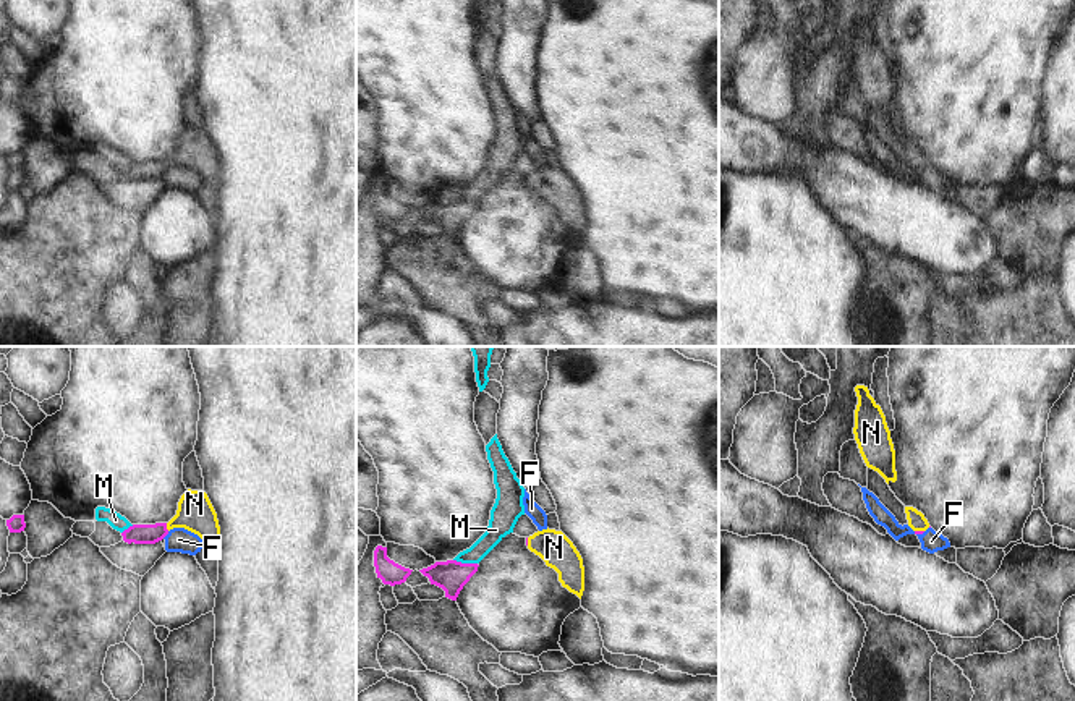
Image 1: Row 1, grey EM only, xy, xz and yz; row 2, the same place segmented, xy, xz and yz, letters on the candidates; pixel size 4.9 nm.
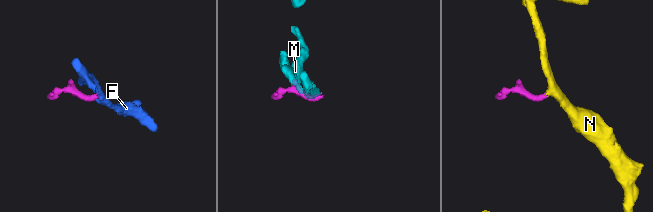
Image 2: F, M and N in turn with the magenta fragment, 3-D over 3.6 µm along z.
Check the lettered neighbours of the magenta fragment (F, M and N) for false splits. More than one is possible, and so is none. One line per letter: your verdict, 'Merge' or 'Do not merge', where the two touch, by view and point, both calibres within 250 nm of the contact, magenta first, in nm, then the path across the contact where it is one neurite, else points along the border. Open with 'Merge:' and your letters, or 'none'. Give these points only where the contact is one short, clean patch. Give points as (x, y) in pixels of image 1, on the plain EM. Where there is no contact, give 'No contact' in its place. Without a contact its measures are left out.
Merge: N
F: Do not merge. Touches magenta at xy (165, 172). Thickness 100 nm (magenta) against 130 nm. Boundary: xy (169, 169), (162, 175)
M: Do not merge. Touches magenta at xz (465, 201). Thickness 150 nm (magenta) against 110 nm. Boundary: xz (454, 196), (463, 201), (476, 201)
N: Merge. Touches magenta at xy (165, 164). Thickness 100 nm (magenta) against 180 nm. Path across: xy (138, 170), (156, 170), (165, 164), (195, 149).

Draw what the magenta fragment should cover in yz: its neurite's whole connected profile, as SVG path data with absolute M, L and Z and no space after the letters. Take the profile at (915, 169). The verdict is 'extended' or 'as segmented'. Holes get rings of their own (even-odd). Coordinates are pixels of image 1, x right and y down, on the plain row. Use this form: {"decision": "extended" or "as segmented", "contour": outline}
{"decision": "extended", "contour": "M905 144L905 151L907 151L908 164L915 168L915 172L923 172L929 165L928 157L916 146Z"}

